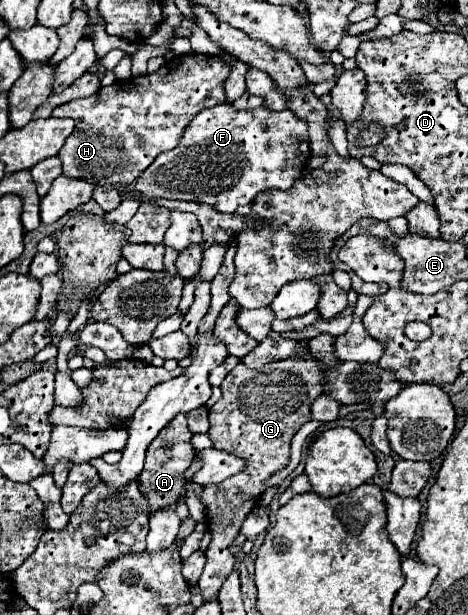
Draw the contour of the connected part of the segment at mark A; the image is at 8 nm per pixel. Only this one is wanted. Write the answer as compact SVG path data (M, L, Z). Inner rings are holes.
M181 415L181 417L175 417L165 429L161 429L161 433L149 445L147 457L145 457L145 467L143 467L141 475L137 477L137 483L139 483L141 495L147 499L151 513L177 505L179 501L185 499L185 493L187 493L185 485L191 483L191 479L185 479L185 471L191 465L191 459L195 457L195 449L191 445L191 435L193 433L187 429L187 419L185 419L185 415Z

